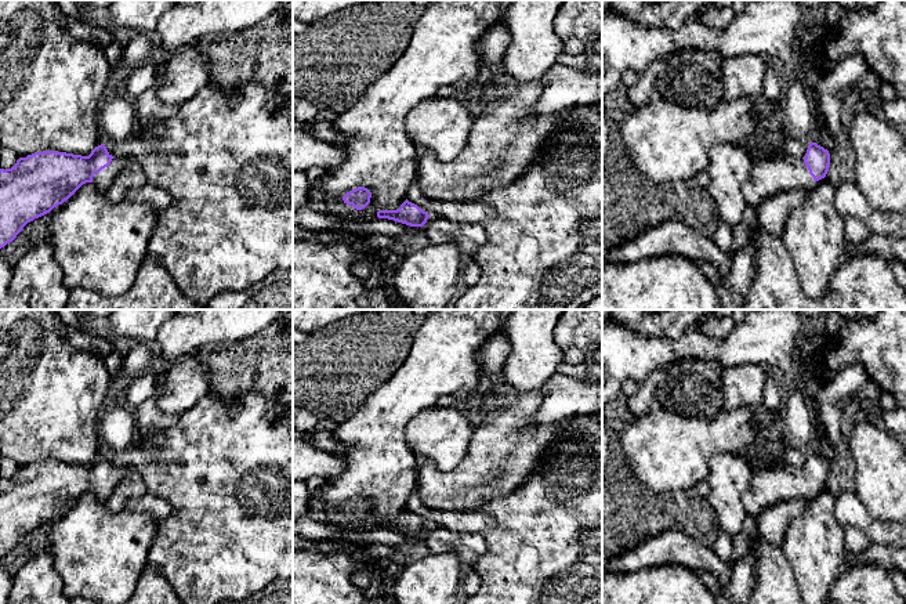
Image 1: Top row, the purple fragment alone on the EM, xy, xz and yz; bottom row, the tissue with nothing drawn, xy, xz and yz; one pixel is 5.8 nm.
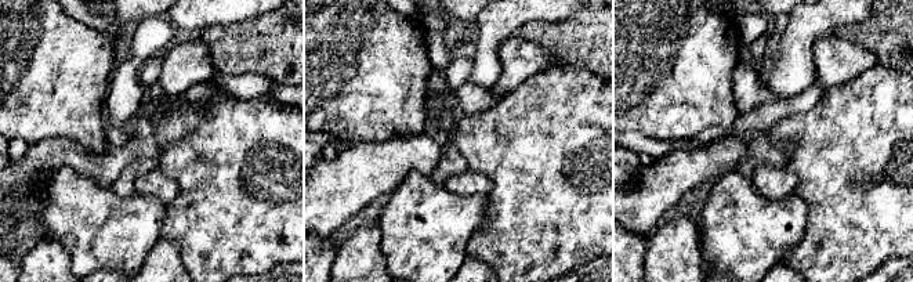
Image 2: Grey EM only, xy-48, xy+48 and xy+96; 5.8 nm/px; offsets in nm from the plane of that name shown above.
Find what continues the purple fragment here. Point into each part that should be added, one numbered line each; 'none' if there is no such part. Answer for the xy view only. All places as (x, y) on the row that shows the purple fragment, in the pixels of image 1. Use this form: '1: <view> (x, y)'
1: xy (102, 180)

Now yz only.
1: yz (775, 172)

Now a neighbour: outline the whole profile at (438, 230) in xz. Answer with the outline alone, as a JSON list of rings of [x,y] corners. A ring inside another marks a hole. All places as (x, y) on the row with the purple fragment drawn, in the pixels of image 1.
[[[430,214],[423,225],[430,243],[454,243],[460,252],[472,256],[486,240],[486,232],[478,224],[447,220],[442,214]]]

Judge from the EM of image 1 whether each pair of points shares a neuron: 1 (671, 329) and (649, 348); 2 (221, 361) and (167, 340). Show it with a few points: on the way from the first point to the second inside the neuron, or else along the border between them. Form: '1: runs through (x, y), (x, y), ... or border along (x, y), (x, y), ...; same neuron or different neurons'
1: border along (692, 325), (676, 339), (648, 337), (630, 329); different neurons
2: border along (202, 347), (194, 354); different neurons

